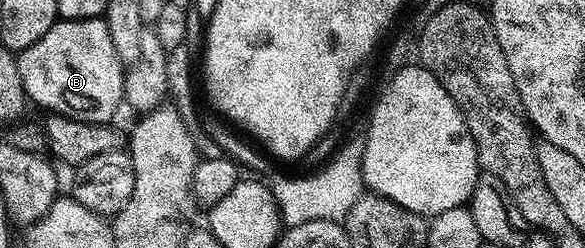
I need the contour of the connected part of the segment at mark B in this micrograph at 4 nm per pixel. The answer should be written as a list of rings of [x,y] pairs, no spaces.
[[[92,17],[91,19],[83,19],[82,21],[58,21],[51,27],[51,31],[47,31],[47,35],[43,35],[43,39],[39,39],[39,43],[31,43],[31,47],[27,47],[22,53],[16,54],[17,66],[19,67],[19,79],[25,88],[25,96],[30,102],[33,101],[43,108],[49,109],[50,114],[60,115],[62,117],[71,117],[74,121],[90,121],[91,123],[99,123],[100,125],[112,122],[114,119],[113,112],[117,108],[122,108],[123,98],[125,95],[125,69],[121,64],[121,60],[115,55],[115,45],[111,43],[111,31],[107,31],[107,23],[101,17]]]

